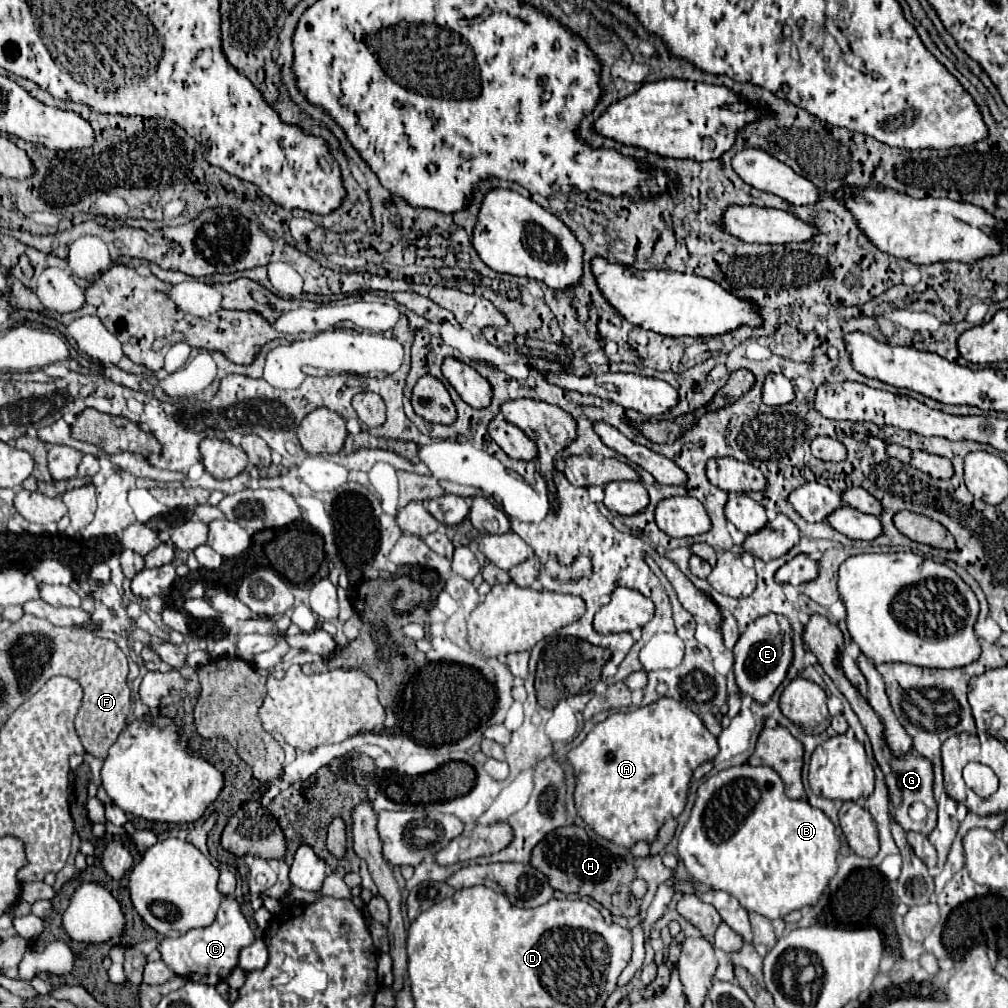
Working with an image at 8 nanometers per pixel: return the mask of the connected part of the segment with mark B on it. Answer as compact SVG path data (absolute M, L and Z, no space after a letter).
M749 763L719 771L699 787L691 817L677 845L679 859L695 881L727 891L747 911L755 911L771 921L817 903L829 879L837 873L837 851L839 837L831 819L805 799L789 799L781 777L771 767L753 767Z

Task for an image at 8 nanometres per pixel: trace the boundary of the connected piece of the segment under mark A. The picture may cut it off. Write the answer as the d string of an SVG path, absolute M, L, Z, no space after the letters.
M665 697L631 713L613 713L603 723L595 725L579 747L569 751L569 763L577 775L575 805L581 819L603 839L623 847L633 847L637 841L651 843L657 837L659 827L683 811L693 771L699 765L713 761L717 755L717 737L711 735L699 715L675 699Z

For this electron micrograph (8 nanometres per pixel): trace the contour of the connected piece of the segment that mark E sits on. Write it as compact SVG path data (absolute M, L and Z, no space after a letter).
M769 613L759 619L755 619L751 625L747 625L747 631L741 635L741 639L735 645L735 679L737 687L743 695L751 695L759 703L767 703L773 695L773 691L781 685L785 679L785 673L789 669L793 651L791 651L791 625L783 615Z

